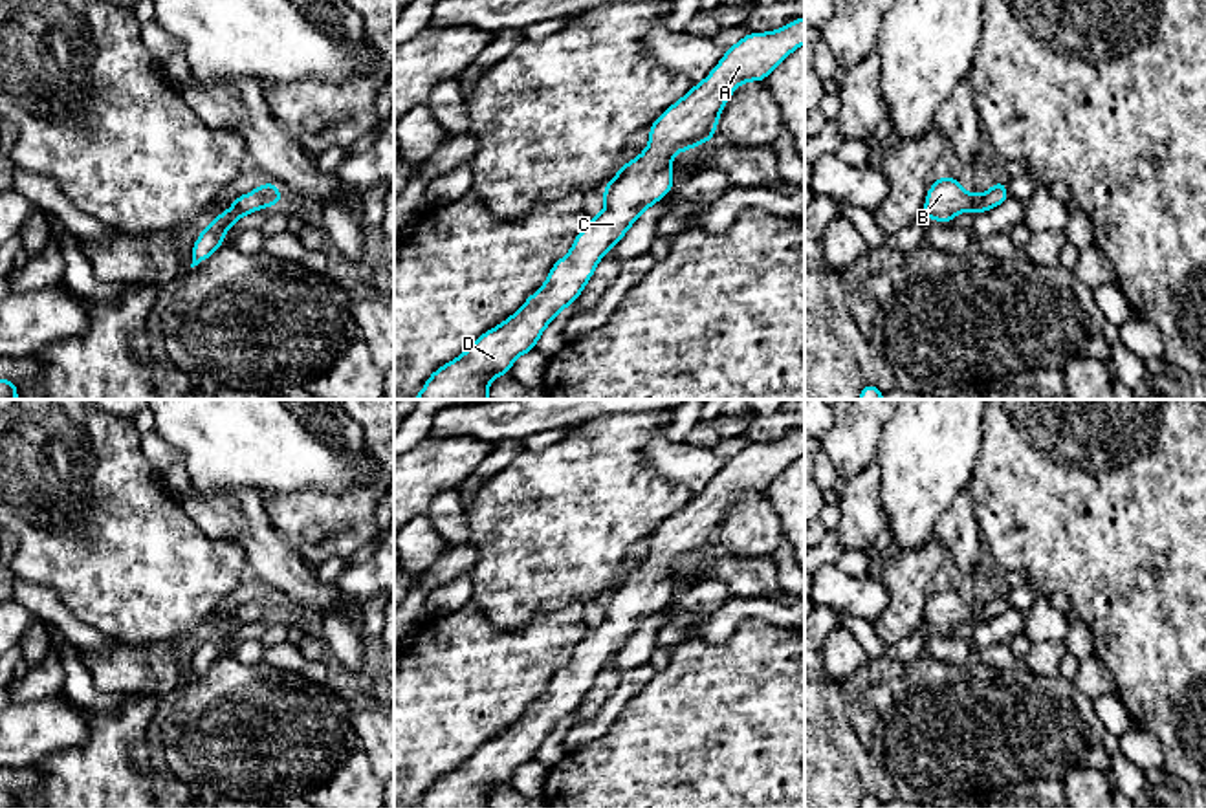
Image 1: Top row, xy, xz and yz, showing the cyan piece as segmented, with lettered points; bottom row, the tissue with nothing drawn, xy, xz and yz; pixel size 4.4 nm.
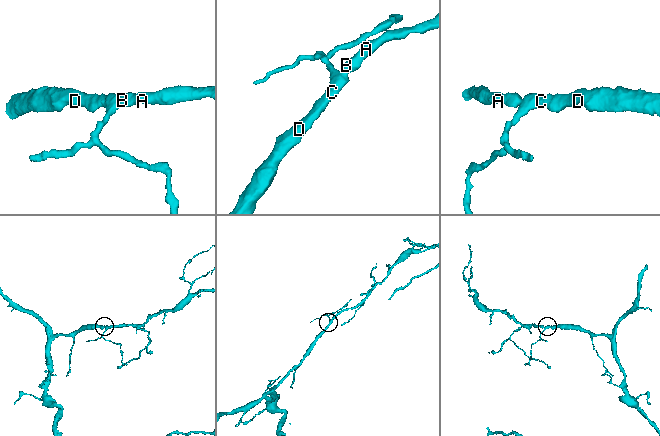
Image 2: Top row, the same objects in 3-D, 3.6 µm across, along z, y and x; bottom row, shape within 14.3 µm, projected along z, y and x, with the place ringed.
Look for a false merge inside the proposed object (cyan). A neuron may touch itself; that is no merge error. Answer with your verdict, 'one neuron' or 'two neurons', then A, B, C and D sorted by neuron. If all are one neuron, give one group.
one neuron; A B C D

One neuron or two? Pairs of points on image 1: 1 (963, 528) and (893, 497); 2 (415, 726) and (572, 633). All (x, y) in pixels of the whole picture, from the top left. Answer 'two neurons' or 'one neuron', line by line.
1: two neurons
2: one neuron

